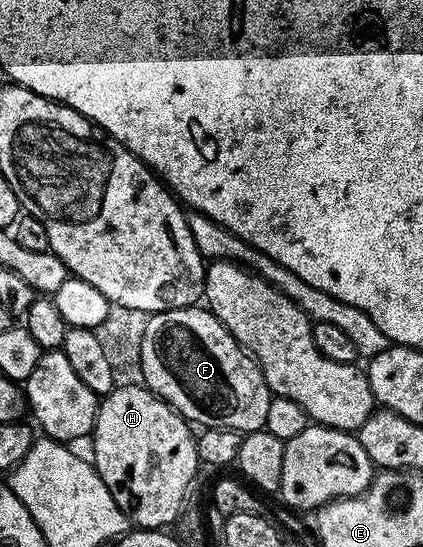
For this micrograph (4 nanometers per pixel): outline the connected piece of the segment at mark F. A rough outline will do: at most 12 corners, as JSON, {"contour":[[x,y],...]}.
{"contour":[[199,304],[149,316],[143,384],[185,421],[264,429],[274,396]]}

